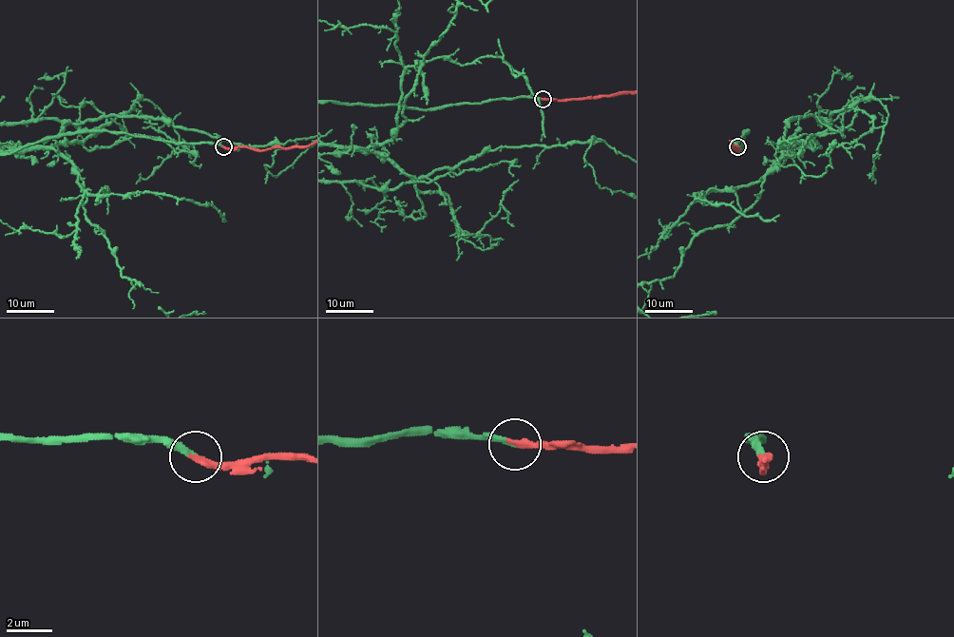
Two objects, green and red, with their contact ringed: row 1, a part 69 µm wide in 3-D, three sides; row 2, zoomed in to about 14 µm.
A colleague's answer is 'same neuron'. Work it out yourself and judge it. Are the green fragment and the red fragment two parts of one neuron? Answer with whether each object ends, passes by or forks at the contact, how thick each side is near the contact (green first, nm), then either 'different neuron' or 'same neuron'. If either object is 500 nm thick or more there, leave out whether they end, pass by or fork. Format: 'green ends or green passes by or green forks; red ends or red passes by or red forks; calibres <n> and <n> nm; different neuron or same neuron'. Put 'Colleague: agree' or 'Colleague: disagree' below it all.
green ends; red ends; calibres 220 and 320 nm; same neuron
Colleague: agree

